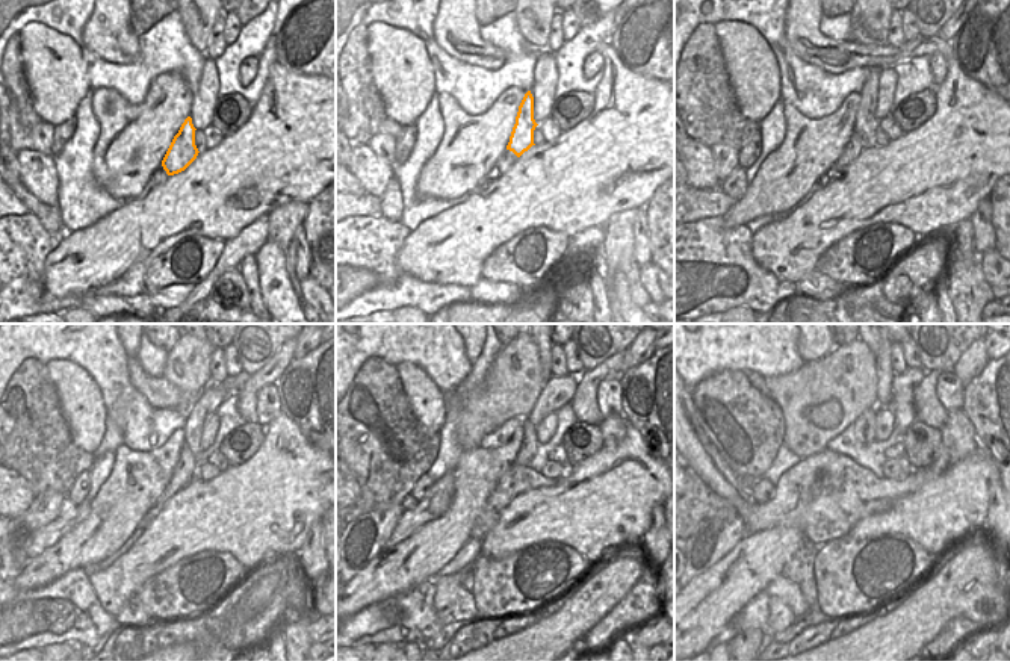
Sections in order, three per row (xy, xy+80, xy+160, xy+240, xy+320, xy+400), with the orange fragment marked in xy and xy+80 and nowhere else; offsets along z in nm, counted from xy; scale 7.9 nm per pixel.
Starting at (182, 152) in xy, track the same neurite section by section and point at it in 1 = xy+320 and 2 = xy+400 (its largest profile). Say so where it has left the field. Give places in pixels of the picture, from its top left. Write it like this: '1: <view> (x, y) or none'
1: xy+320 (558, 391)
2: xy+400 (906, 383)

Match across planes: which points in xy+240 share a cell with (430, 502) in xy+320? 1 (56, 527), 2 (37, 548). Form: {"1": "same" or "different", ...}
{"1": "same", "2": "same"}

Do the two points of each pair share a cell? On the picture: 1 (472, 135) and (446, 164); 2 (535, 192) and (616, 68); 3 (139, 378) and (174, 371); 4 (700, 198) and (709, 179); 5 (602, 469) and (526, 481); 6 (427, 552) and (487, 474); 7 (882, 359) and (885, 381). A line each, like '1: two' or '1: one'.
1: one
2: one
3: two
4: two
5: two
6: one
7: one

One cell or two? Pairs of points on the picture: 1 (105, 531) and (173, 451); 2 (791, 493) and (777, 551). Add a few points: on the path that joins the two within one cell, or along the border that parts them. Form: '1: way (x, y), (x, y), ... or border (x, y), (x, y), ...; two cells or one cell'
1: way (115, 512), (154, 469); one cell
2: border (749, 534), (771, 527), (797, 527), (806, 537); two cells

